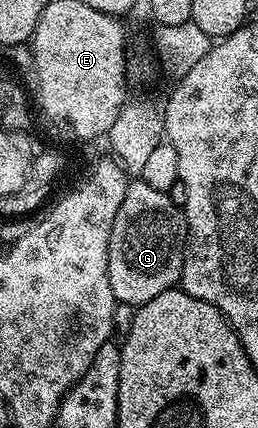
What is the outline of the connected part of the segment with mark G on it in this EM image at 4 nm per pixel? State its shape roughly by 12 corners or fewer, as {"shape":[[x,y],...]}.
{"shape":[[130,180],[111,227],[113,298],[136,307],[181,279],[182,210]]}

